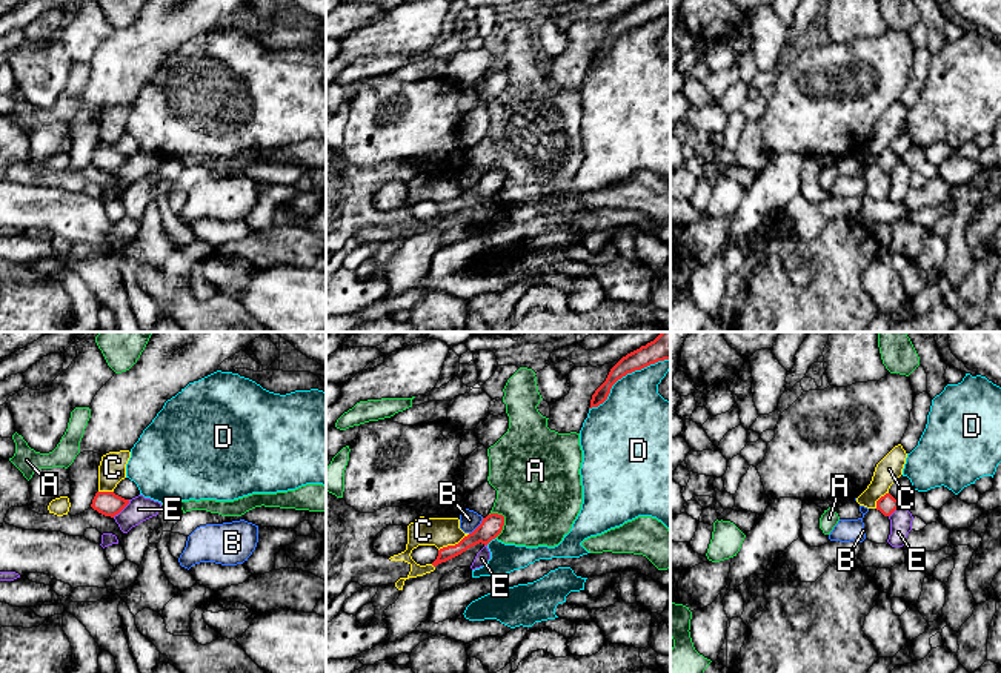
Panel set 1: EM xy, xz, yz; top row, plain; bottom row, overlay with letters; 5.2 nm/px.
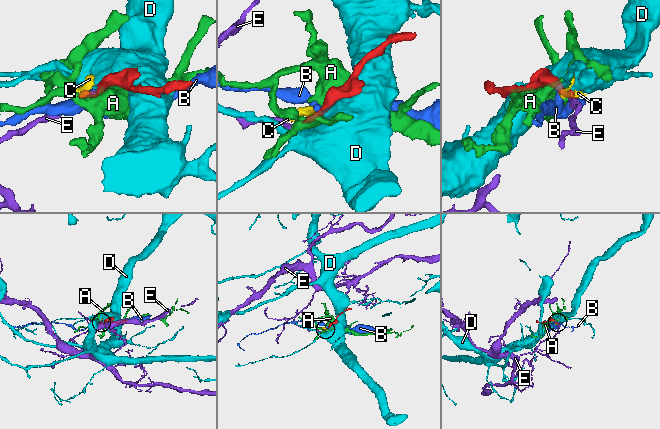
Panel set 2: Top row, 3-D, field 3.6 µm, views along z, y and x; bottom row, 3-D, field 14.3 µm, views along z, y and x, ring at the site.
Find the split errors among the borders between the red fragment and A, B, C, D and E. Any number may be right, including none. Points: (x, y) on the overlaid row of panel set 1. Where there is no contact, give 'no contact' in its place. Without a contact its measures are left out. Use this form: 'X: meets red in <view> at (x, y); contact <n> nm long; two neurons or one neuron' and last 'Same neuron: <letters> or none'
A: meets red in xz at (503, 521); contact 140 nm long; two neurons
B: meets red in xz at (478, 526); contact 120 nm long; two neurons
C: meets red in xz at (455, 544); contact 190 nm long; one neuron
D: meets red in xz at (626, 374); contact 500 nm long; two neurons
E: meets red in xy at (122, 509); contact 130 nm long; two neurons
Same neuron: C

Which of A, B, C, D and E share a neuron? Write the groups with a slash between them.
A / B / C / D / E

